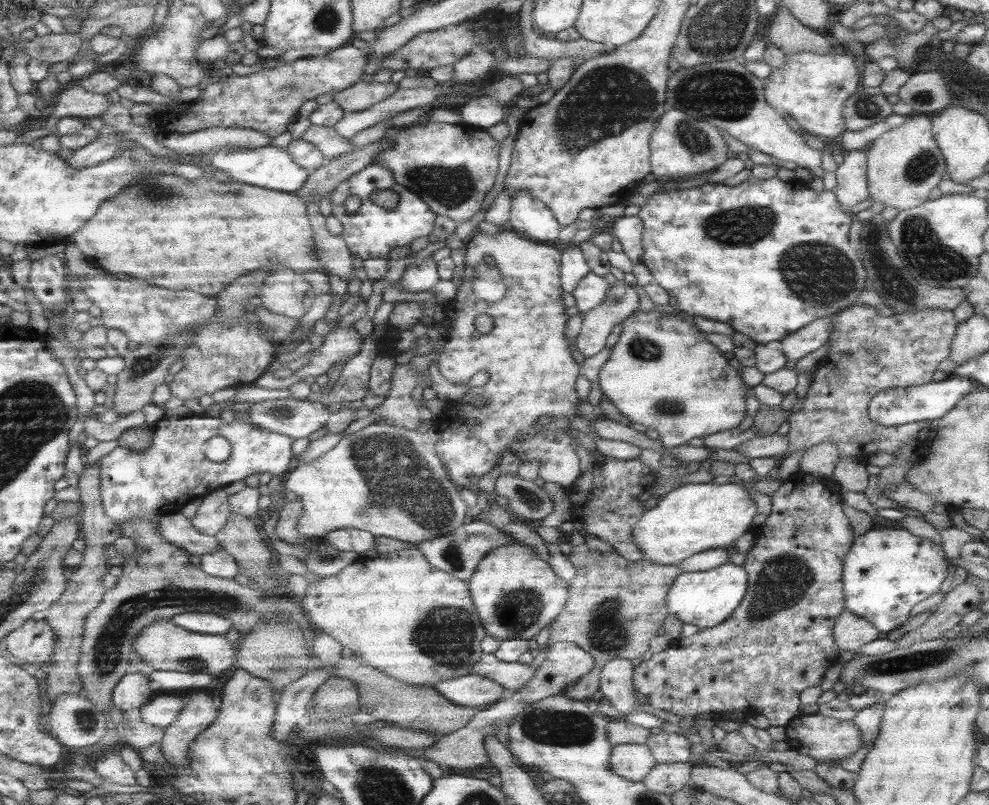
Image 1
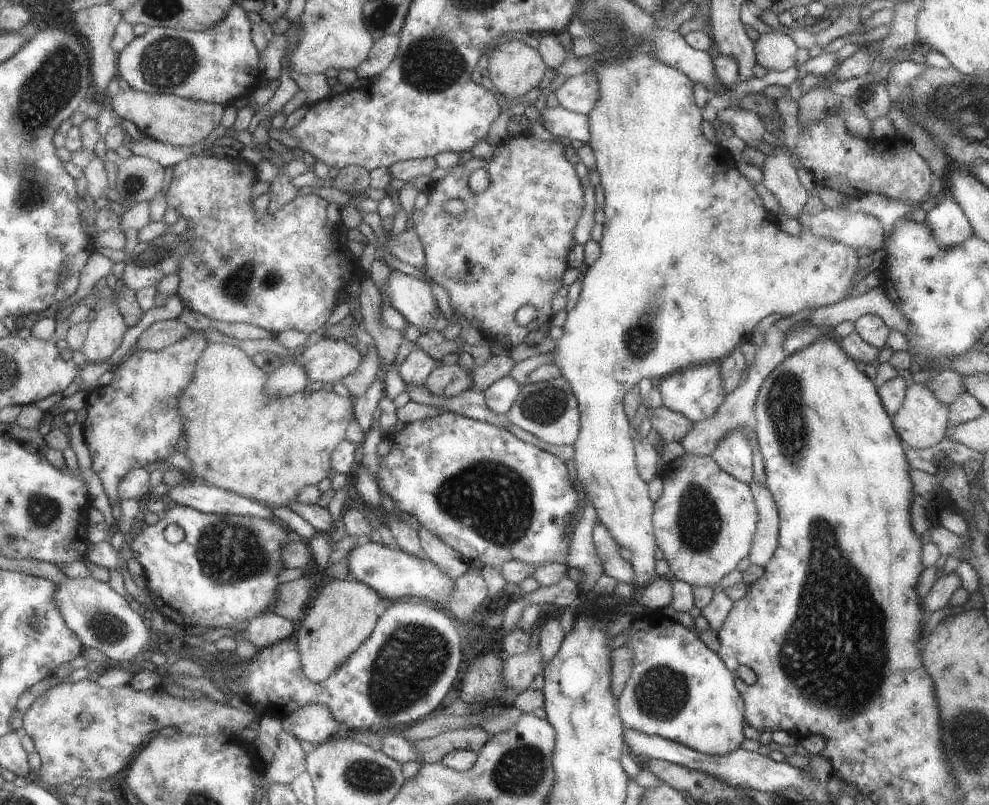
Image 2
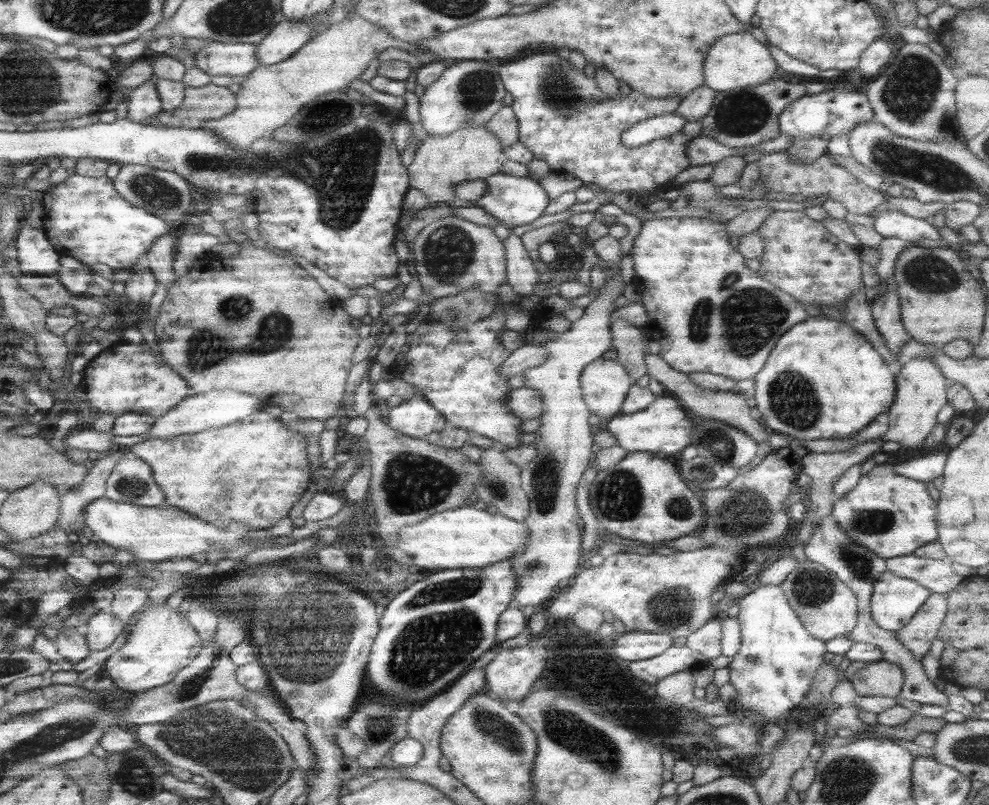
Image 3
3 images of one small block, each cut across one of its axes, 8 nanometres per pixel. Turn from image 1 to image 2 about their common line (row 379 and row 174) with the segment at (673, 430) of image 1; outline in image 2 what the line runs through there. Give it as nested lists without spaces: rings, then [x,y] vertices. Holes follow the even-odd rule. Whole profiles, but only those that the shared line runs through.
[[[631,46],[631,48],[626,49],[622,48],[621,51],[617,53],[611,53],[612,56],[607,58],[602,58],[602,60],[595,60],[595,64],[587,70],[589,74],[595,74],[595,82],[597,82],[597,102],[595,102],[595,106],[587,112],[587,143],[586,145],[591,148],[591,152],[594,154],[594,169],[598,172],[598,184],[603,188],[603,194],[604,194],[604,200],[602,204],[602,215],[601,217],[603,220],[602,223],[602,236],[601,240],[599,240],[599,248],[600,253],[599,256],[586,268],[585,274],[581,276],[581,287],[580,292],[578,294],[577,301],[575,302],[575,306],[569,310],[569,312],[566,312],[566,318],[563,322],[563,325],[560,326],[562,328],[562,333],[559,338],[555,339],[555,346],[553,346],[553,350],[550,350],[549,356],[551,356],[551,364],[554,364],[559,368],[559,372],[561,372],[561,376],[567,381],[567,384],[571,387],[572,393],[574,394],[575,400],[578,404],[579,409],[579,418],[580,418],[580,432],[577,435],[577,438],[573,441],[573,466],[576,470],[576,485],[583,488],[583,492],[586,496],[586,499],[591,502],[591,506],[593,506],[593,510],[596,512],[596,520],[597,522],[607,530],[607,534],[611,536],[611,540],[615,540],[615,544],[619,546],[619,548],[625,548],[627,552],[629,552],[629,560],[628,563],[631,565],[631,568],[634,569],[635,572],[635,578],[639,581],[640,585],[646,584],[651,578],[655,576],[653,566],[655,564],[655,556],[653,556],[653,552],[655,552],[656,544],[655,539],[653,536],[652,526],[651,526],[651,514],[652,514],[652,506],[653,503],[651,502],[651,499],[649,498],[649,495],[647,494],[647,485],[646,482],[643,482],[641,478],[639,478],[639,473],[637,472],[637,469],[635,468],[635,461],[634,461],[634,450],[633,450],[633,444],[631,442],[631,439],[633,438],[633,430],[631,430],[629,424],[628,424],[628,418],[625,416],[625,411],[622,405],[623,395],[627,394],[627,390],[629,388],[633,388],[633,386],[637,385],[637,382],[641,380],[641,378],[663,378],[663,376],[667,376],[667,374],[673,374],[673,372],[677,372],[677,370],[681,370],[681,368],[685,368],[686,366],[693,366],[701,364],[701,362],[715,362],[722,359],[726,354],[729,354],[731,350],[735,348],[735,346],[741,344],[741,337],[743,334],[749,334],[751,333],[751,328],[753,326],[757,325],[757,322],[761,320],[761,318],[765,318],[765,316],[769,316],[769,314],[779,314],[779,316],[783,316],[783,318],[788,318],[792,314],[795,314],[796,312],[800,312],[804,309],[816,309],[819,307],[824,307],[827,305],[837,304],[837,302],[841,302],[841,300],[845,300],[845,298],[851,298],[855,297],[855,295],[852,295],[853,287],[855,287],[855,284],[857,280],[860,278],[857,268],[857,255],[855,254],[855,248],[851,248],[851,246],[843,246],[843,244],[839,244],[839,242],[831,242],[831,238],[819,238],[819,236],[815,236],[815,234],[811,234],[807,228],[803,228],[801,226],[801,232],[797,234],[797,236],[791,236],[791,234],[785,234],[783,230],[780,228],[777,228],[775,224],[777,224],[776,221],[773,220],[773,216],[767,212],[764,209],[763,204],[761,203],[761,198],[759,195],[755,193],[753,190],[753,186],[755,185],[754,182],[751,182],[751,180],[747,180],[743,175],[741,175],[739,172],[737,172],[737,169],[735,168],[735,165],[733,164],[732,160],[726,155],[726,153],[719,148],[718,146],[711,145],[707,140],[705,139],[705,136],[703,136],[701,132],[701,112],[702,108],[699,108],[695,105],[695,102],[693,101],[693,93],[692,93],[692,82],[683,74],[683,72],[679,70],[675,70],[675,68],[671,68],[671,66],[665,66],[663,62],[657,62],[653,56],[649,53],[640,53],[634,50],[635,46]]]

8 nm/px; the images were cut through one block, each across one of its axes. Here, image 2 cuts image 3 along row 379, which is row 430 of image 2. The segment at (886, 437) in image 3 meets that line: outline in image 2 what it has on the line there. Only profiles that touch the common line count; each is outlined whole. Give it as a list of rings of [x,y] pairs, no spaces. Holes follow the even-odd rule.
[[[909,380],[907,390],[899,408],[890,417],[892,427],[898,434],[903,446],[914,449],[924,449],[937,444],[946,435],[948,427],[947,405],[939,402],[935,394],[925,386],[924,382],[914,382]]]

